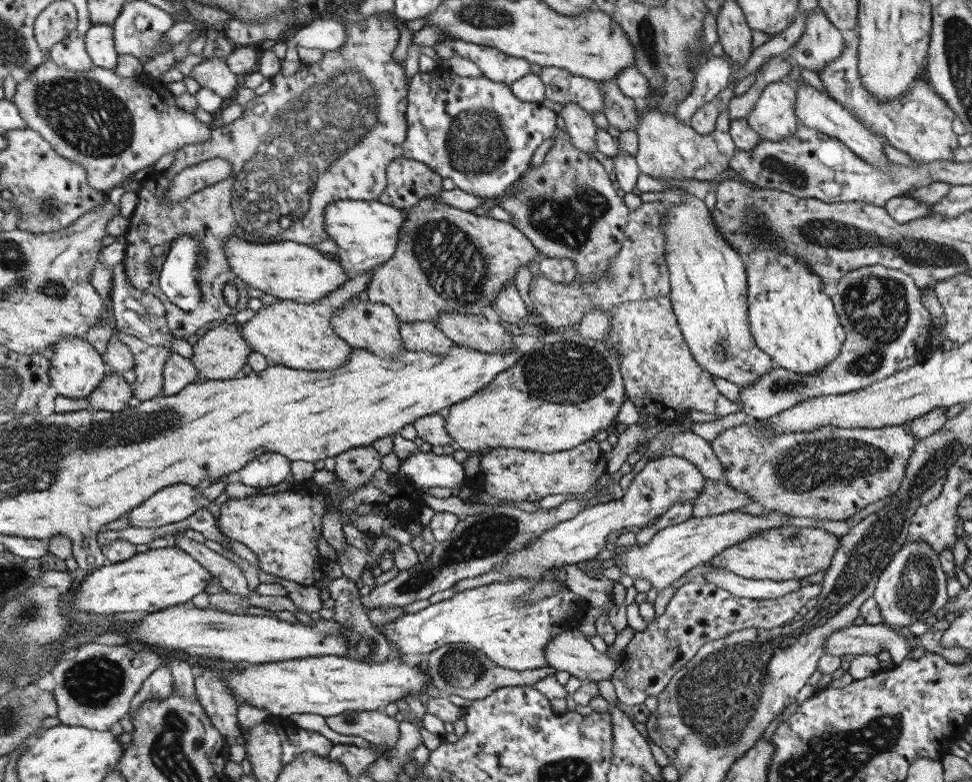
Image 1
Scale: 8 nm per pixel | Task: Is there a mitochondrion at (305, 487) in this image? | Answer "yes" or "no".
no

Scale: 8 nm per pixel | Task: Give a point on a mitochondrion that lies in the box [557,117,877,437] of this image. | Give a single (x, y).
(796, 177)

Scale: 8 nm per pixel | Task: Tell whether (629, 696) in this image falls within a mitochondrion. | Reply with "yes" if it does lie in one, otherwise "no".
no

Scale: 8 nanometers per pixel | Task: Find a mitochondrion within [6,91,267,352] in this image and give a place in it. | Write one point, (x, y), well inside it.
(49, 211)

